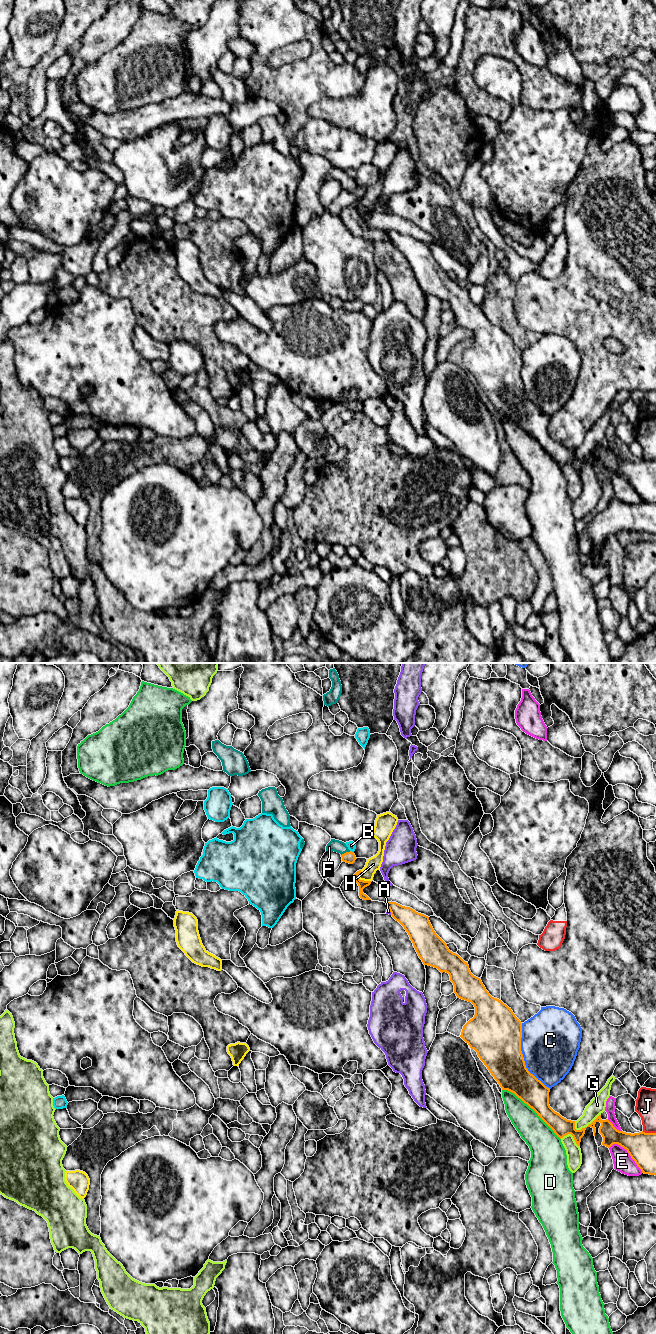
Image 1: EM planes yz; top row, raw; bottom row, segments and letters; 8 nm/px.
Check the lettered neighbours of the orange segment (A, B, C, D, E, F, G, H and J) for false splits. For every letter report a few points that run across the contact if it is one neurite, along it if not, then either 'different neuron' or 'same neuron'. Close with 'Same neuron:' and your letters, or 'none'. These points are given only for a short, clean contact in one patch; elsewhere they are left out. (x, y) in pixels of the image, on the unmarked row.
A: line yz (387, 234), (391, 242); different neuron
B: different neuron
C: different neuron
D: different neuron
E: different neuron
F: line yz (349, 185), (346, 180), (334, 173); same neuron
G: different neuron
H: line yz (360, 198), (359, 206), (371, 209); different neuron
J: different neuron
Same neuron: F

